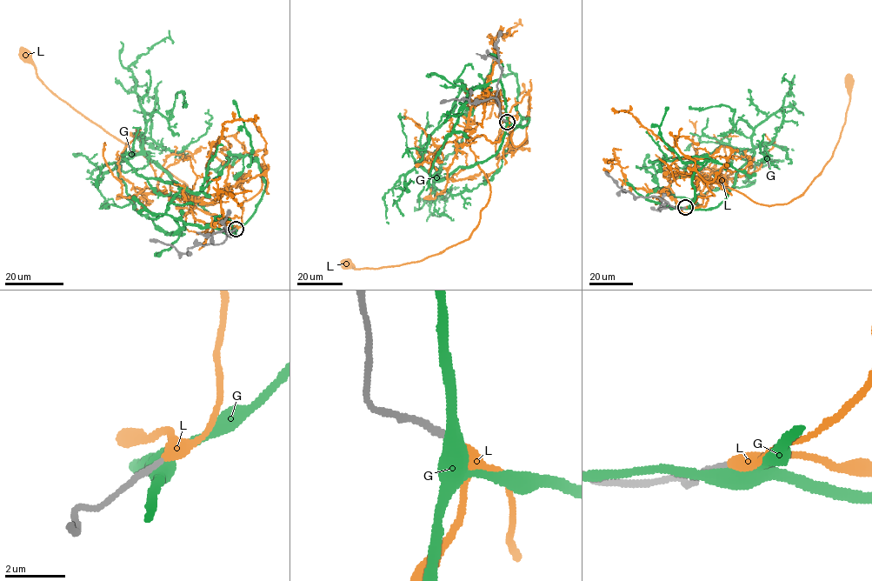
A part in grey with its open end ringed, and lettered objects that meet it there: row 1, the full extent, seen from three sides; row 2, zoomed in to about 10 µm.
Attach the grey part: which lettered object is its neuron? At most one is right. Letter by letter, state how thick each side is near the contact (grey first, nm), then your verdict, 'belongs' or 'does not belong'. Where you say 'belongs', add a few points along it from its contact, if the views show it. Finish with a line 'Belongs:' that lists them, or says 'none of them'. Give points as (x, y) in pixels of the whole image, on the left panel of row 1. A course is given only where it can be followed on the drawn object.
G: calibres 240 and 500 nm; does not belong
L: calibres 220 and 440 nm; belongs; course (236, 229), (185, 197), (213, 201), (201, 204), (183, 182), (59, 99), (26, 55)
Belongs: L

